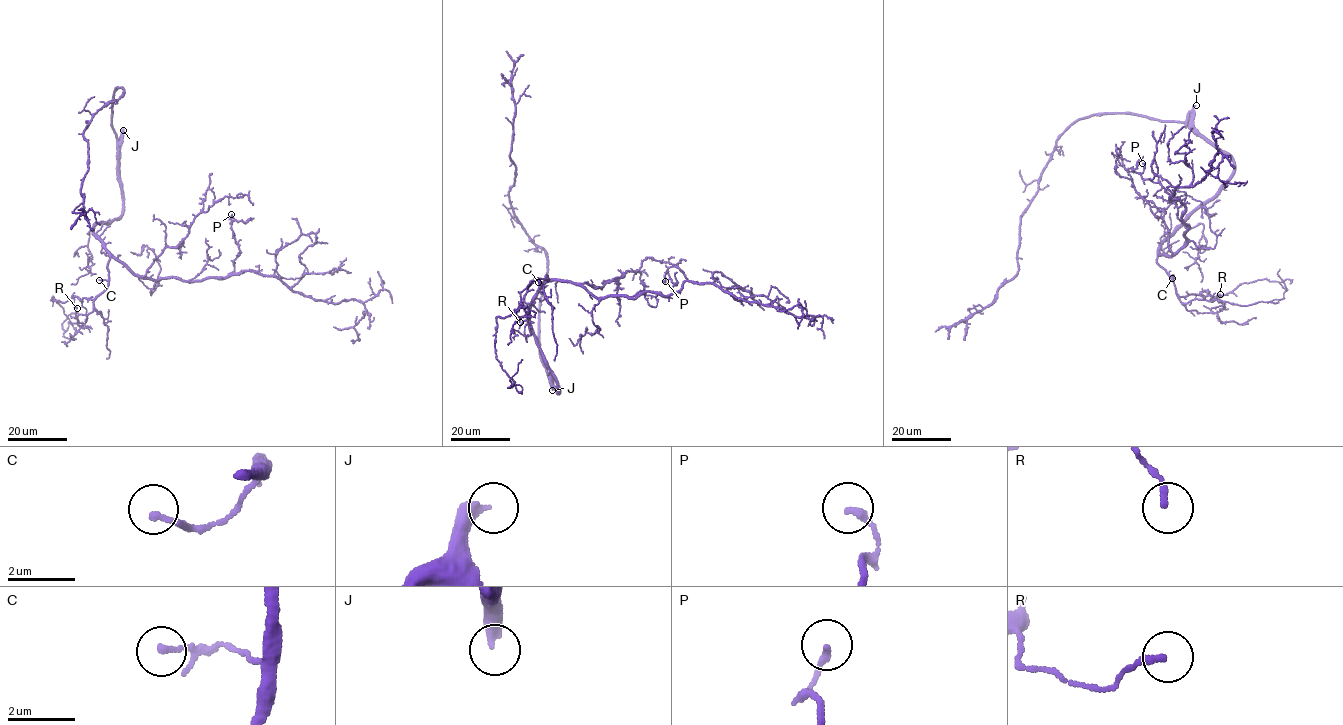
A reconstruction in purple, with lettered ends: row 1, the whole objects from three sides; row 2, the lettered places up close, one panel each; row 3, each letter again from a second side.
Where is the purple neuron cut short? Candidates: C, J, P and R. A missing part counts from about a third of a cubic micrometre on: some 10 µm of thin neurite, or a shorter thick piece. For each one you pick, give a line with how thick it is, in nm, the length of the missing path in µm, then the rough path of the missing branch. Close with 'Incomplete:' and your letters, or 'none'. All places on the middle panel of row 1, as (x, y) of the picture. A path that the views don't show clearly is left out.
Incomplete: none

